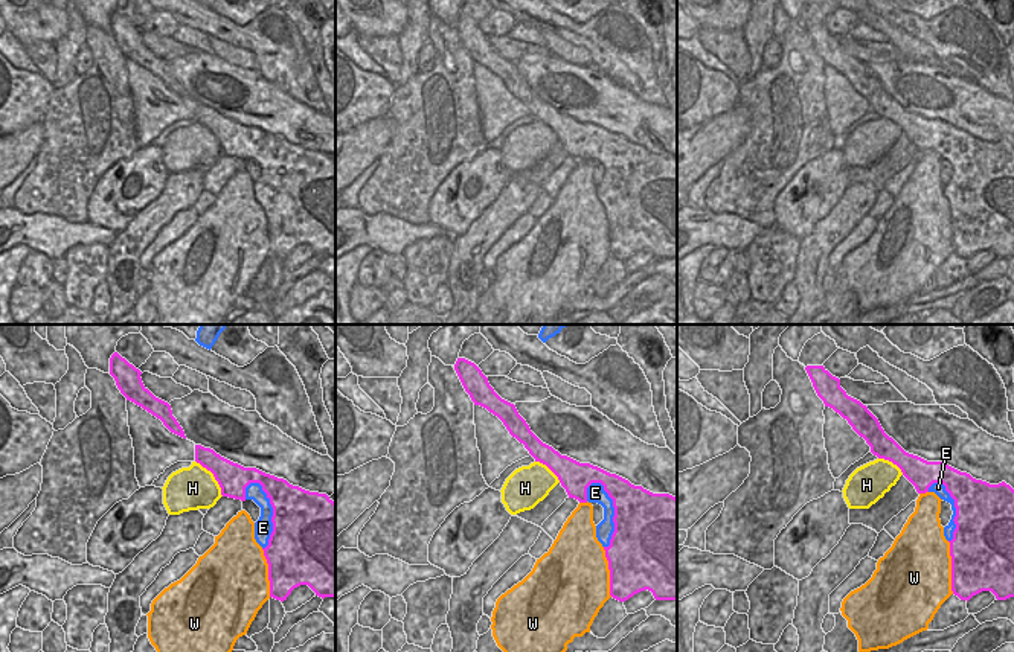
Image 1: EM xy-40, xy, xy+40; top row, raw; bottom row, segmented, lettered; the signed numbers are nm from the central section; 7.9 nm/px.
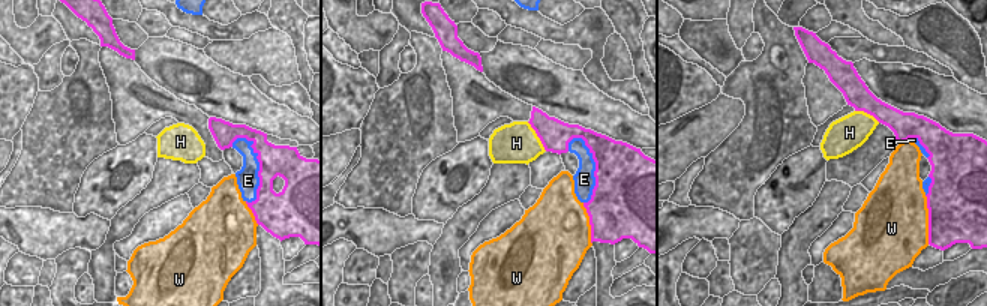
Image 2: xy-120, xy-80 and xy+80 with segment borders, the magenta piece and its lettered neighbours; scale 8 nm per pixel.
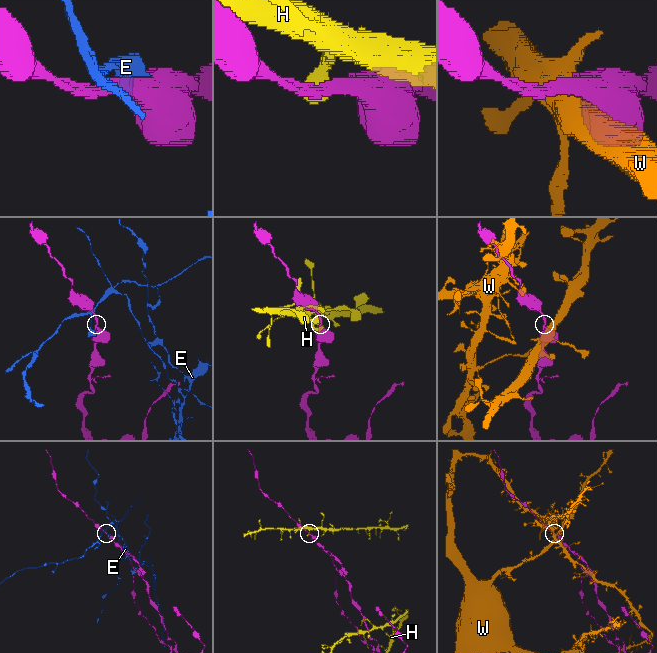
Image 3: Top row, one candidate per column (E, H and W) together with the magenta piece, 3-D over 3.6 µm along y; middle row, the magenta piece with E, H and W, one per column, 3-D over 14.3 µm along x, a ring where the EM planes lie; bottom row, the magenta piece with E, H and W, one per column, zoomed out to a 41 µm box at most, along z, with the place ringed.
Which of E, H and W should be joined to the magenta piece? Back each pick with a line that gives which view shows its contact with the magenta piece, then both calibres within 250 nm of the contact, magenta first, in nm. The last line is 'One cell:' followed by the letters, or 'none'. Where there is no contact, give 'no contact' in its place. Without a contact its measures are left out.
One cell: none

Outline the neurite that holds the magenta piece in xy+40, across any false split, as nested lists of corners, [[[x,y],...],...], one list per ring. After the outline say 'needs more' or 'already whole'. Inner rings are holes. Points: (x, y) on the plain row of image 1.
[[[807,24],[805,29],[825,66],[846,78],[852,88],[866,99],[874,114],[897,123],[918,152],[929,151],[933,142],[942,142],[955,158],[956,175],[953,180],[956,187],[953,198],[948,200],[953,253],[967,260],[982,250],[991,250],[997,259],[1014,256],[1014,148],[1005,140],[990,143],[942,120],[927,120],[906,111],[884,91],[866,64],[846,53],[839,37],[833,35],[823,24]]] | already whole

